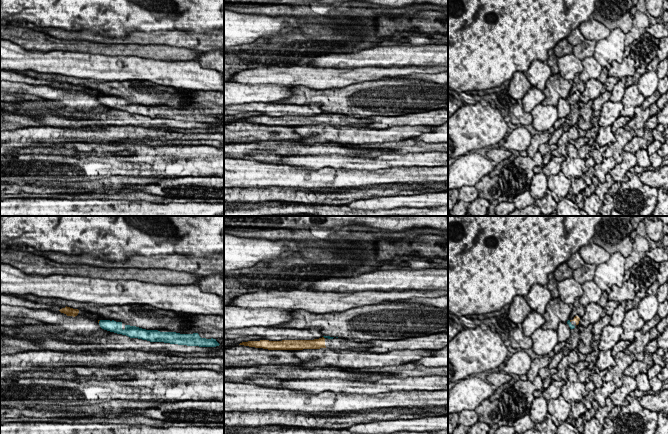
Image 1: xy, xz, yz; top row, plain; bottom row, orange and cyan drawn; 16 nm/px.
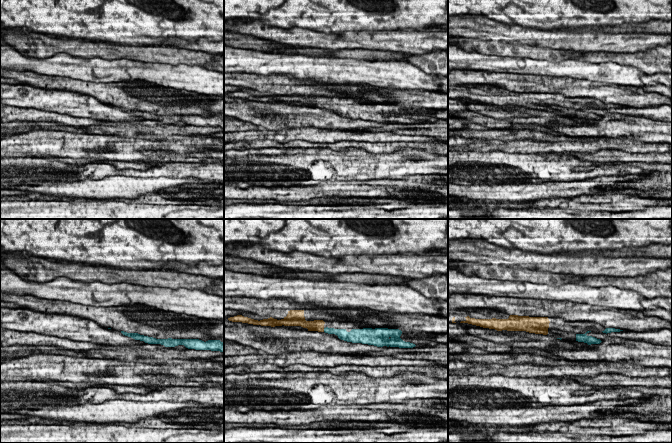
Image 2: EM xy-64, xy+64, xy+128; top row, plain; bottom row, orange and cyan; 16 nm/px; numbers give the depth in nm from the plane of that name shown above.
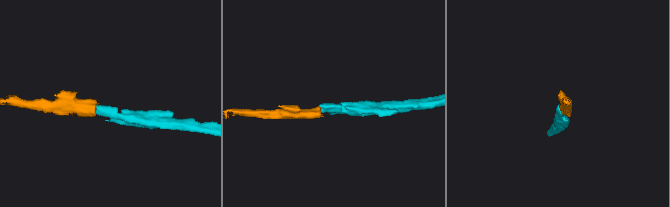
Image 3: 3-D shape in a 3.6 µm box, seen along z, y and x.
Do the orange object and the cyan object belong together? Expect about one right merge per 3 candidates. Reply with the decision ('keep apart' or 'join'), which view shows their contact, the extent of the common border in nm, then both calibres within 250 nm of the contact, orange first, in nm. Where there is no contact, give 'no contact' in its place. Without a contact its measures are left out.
join | xy | 60 nm | 30/190 nm

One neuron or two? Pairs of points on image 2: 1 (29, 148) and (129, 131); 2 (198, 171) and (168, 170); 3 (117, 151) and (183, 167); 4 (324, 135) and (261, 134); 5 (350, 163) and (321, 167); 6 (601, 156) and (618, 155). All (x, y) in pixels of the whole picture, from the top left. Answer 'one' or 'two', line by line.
1: two
2: one
3: two
4: one
5: one
6: one

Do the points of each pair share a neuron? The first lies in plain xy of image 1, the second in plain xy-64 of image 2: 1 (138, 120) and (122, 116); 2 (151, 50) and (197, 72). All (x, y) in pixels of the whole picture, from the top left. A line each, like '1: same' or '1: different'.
1: different
2: different

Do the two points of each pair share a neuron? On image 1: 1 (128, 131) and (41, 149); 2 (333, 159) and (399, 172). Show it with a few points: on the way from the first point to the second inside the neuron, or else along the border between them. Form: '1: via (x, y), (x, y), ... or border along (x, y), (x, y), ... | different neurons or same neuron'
1: via (106, 134), (71, 134), (63, 136) | same neuron
2: border along (405, 166), (358, 169) | different neurons

